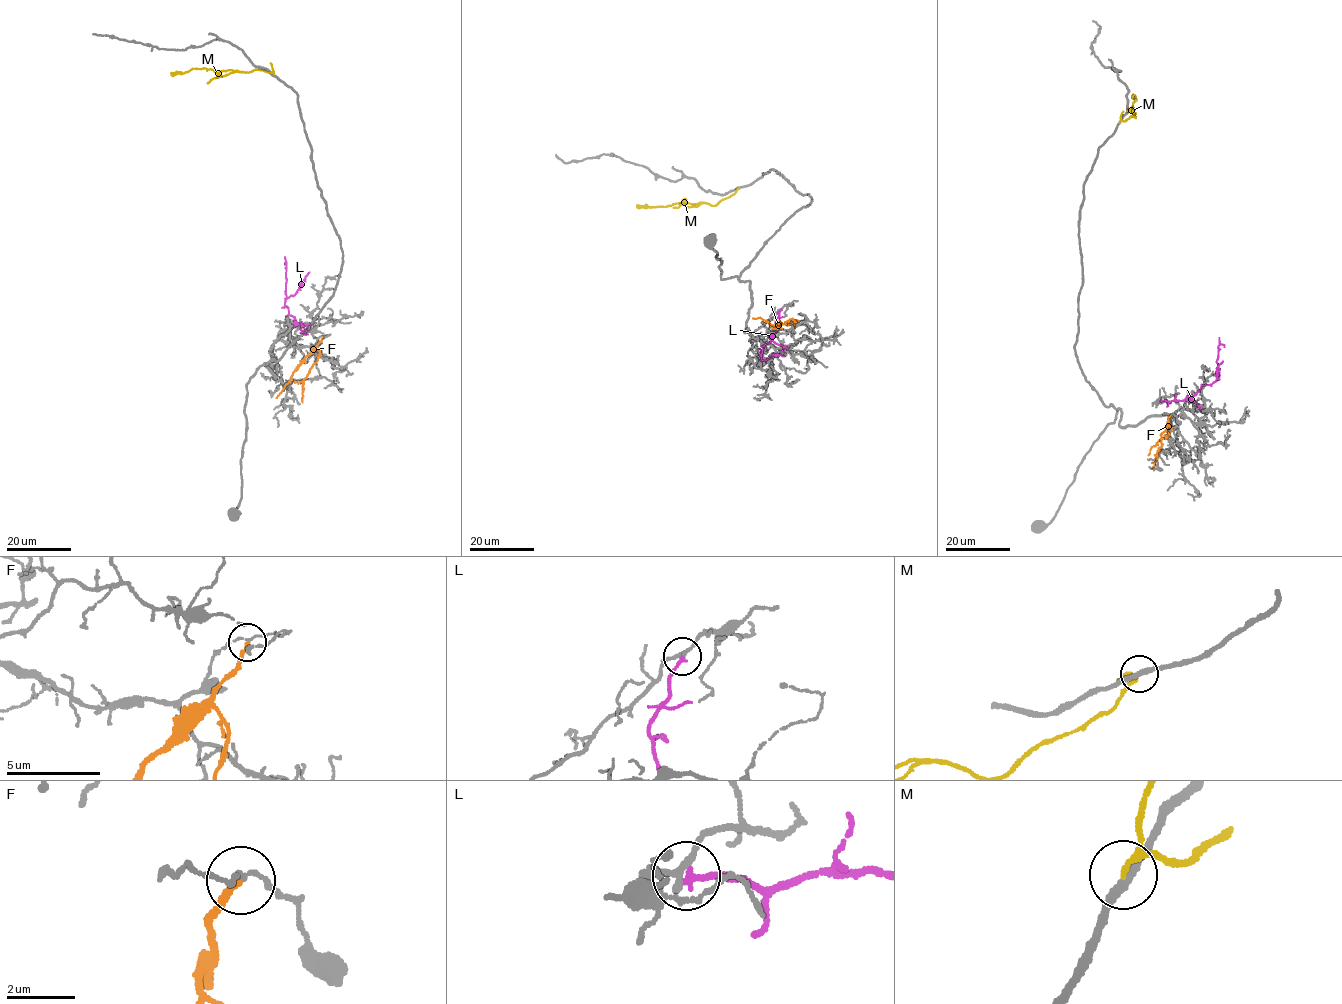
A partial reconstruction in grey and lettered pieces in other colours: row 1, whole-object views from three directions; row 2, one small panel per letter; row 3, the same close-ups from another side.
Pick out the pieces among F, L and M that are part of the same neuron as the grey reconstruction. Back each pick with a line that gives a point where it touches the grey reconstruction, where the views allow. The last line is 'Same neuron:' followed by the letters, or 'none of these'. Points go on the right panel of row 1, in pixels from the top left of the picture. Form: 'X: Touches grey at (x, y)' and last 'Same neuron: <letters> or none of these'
Same neuron: none of these

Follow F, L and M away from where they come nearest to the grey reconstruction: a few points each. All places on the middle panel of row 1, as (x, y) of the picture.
F: (798, 321), (776, 328), (760, 318), (752, 318)
L: (781, 309), (776, 319), (776, 332), (765, 344), (762, 360), (759, 349)
M: (739, 187), (715, 205), (706, 203), (636, 205)

